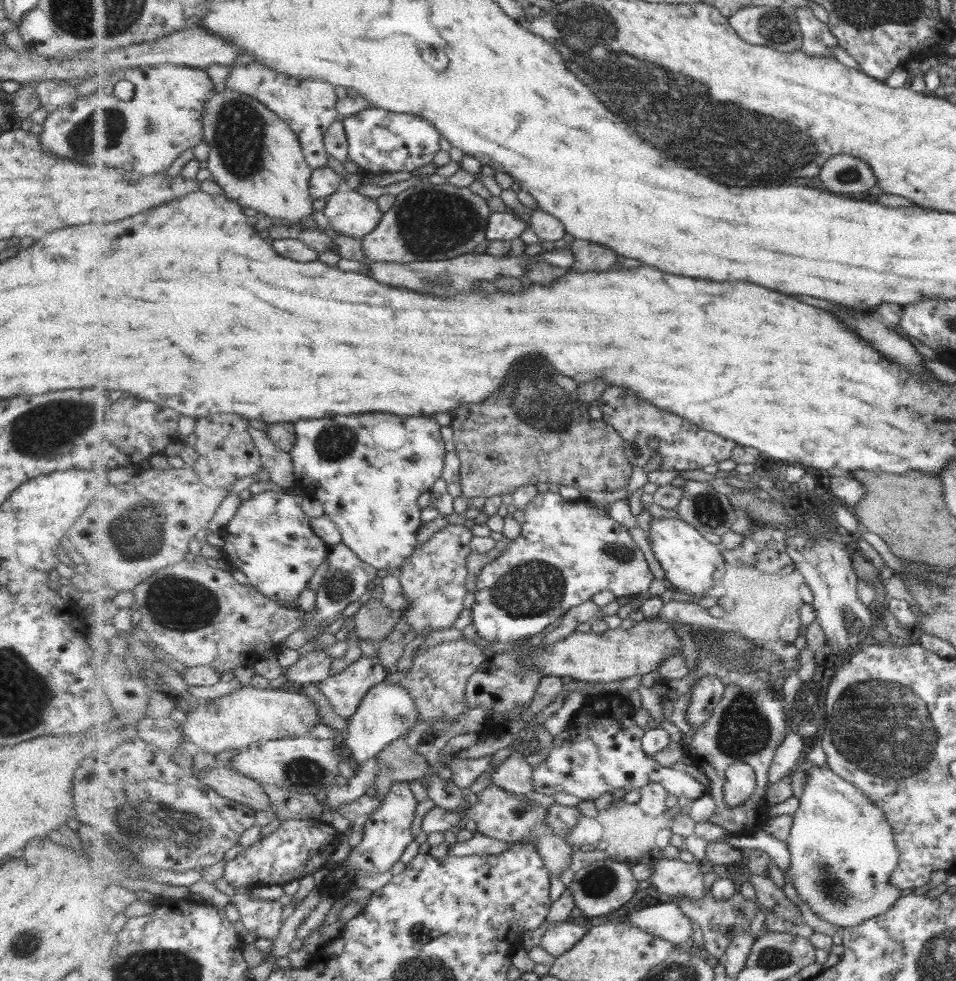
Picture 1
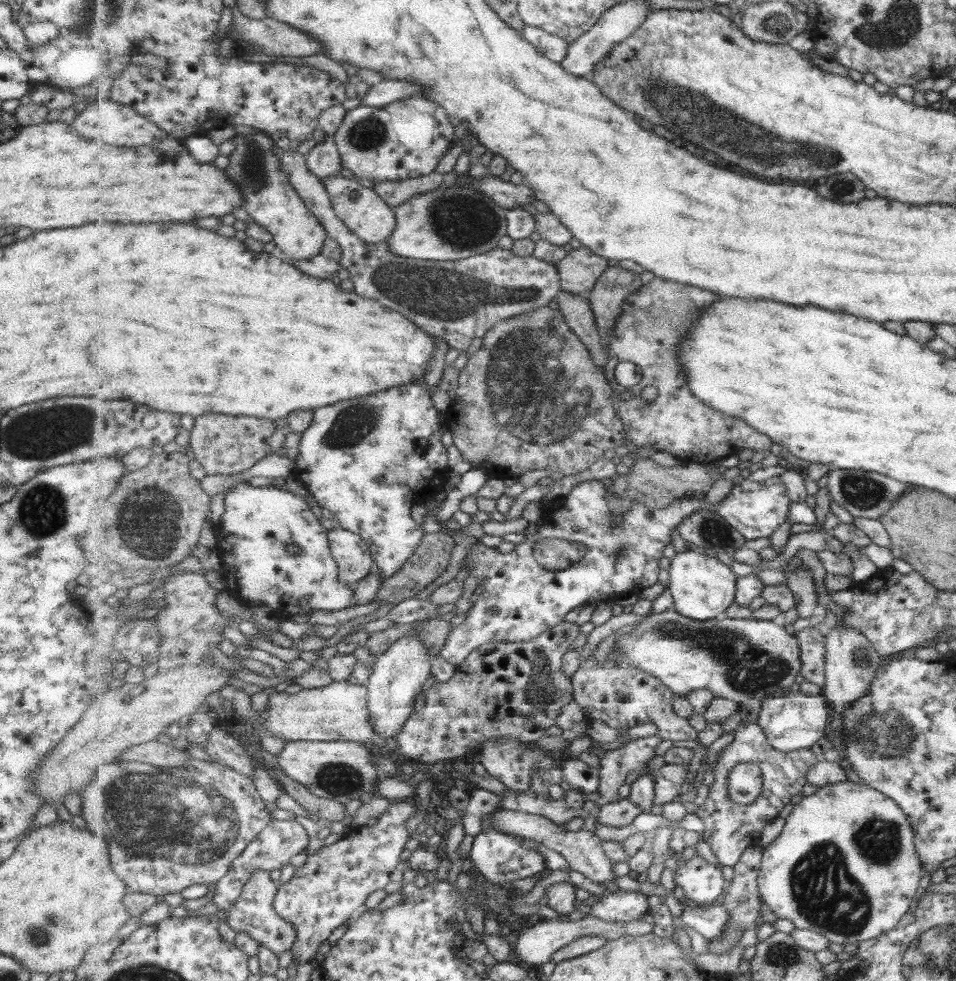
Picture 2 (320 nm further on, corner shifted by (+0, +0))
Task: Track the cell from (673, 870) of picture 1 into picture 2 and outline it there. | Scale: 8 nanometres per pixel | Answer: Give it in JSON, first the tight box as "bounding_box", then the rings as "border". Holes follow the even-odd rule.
{"bounding_box":[680,904,731,940],"border":[[[723,904],[703,905],[703,907],[691,907],[685,905],[684,913],[680,917],[682,924],[690,926],[711,940],[724,938],[726,928],[730,923],[731,913]]]}

